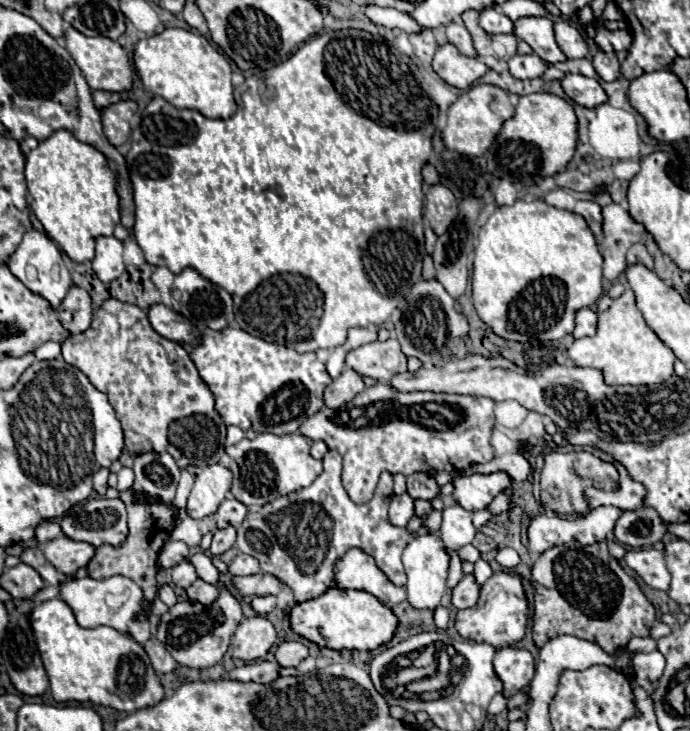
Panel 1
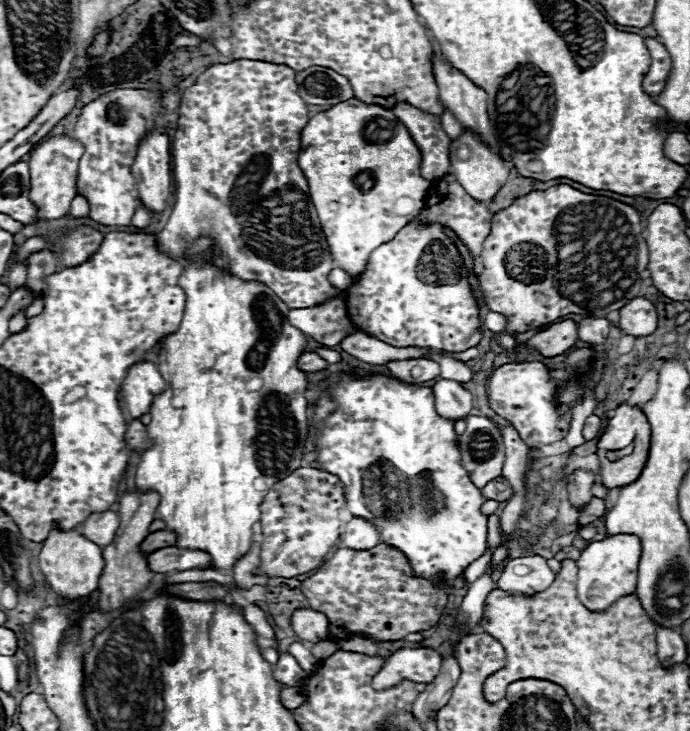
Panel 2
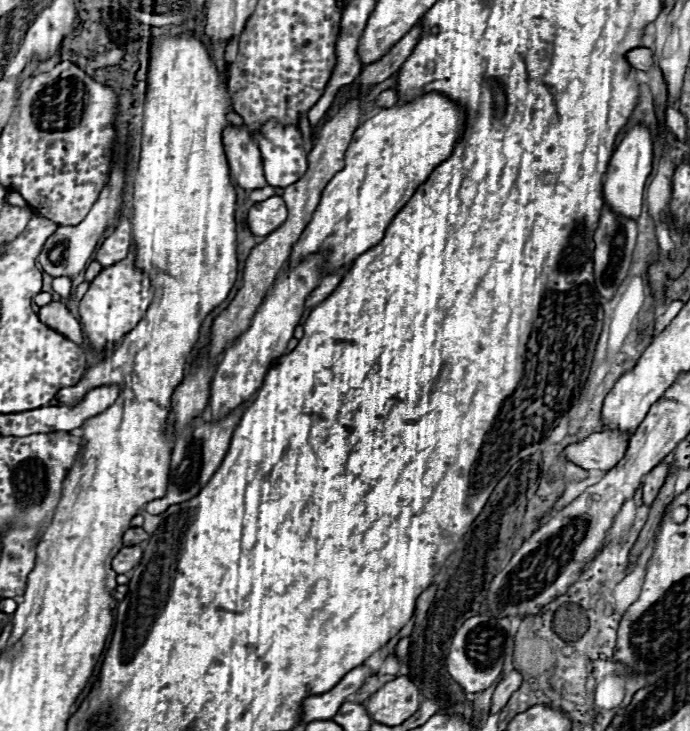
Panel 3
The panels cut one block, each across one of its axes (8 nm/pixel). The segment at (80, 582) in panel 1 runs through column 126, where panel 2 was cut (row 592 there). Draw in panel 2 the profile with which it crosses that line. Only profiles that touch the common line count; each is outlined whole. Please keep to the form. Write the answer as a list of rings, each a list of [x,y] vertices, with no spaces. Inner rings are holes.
[[[614,534],[606,536],[604,540],[592,542],[582,550],[578,564],[578,598],[588,610],[606,610],[608,604],[612,604],[620,596],[628,596],[636,592],[638,582],[638,564],[642,556],[642,544],[640,538],[634,534]]]

